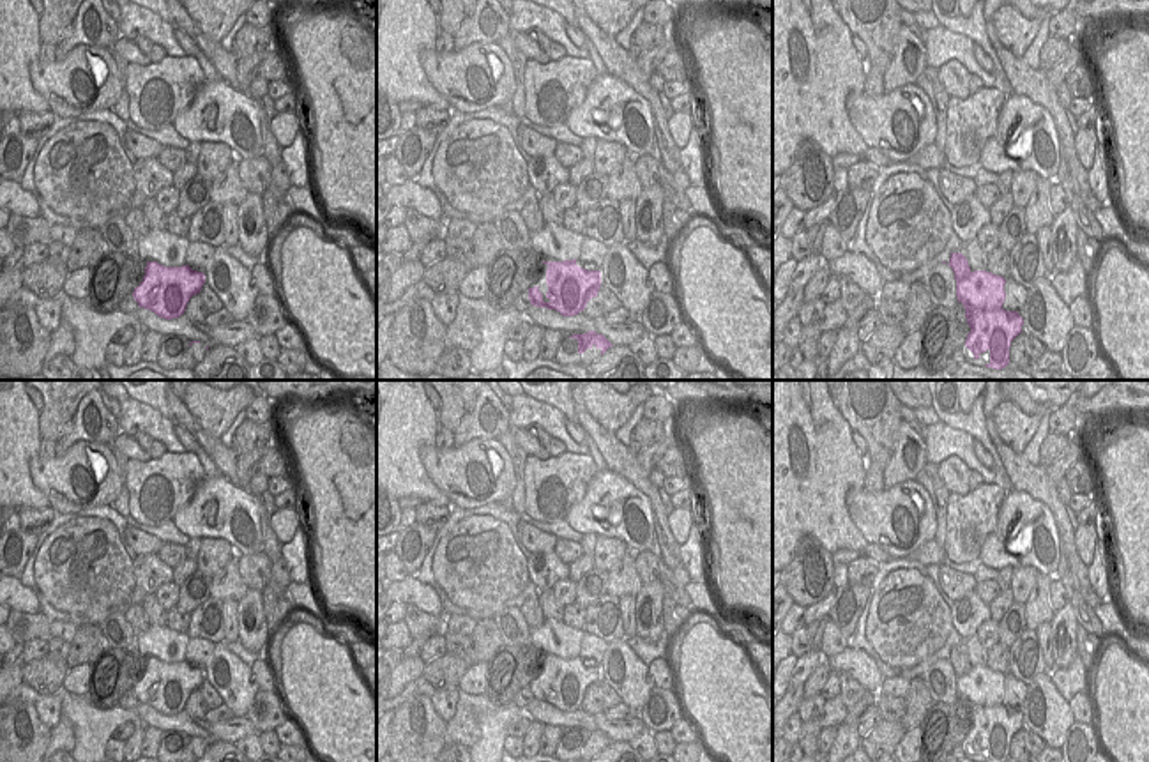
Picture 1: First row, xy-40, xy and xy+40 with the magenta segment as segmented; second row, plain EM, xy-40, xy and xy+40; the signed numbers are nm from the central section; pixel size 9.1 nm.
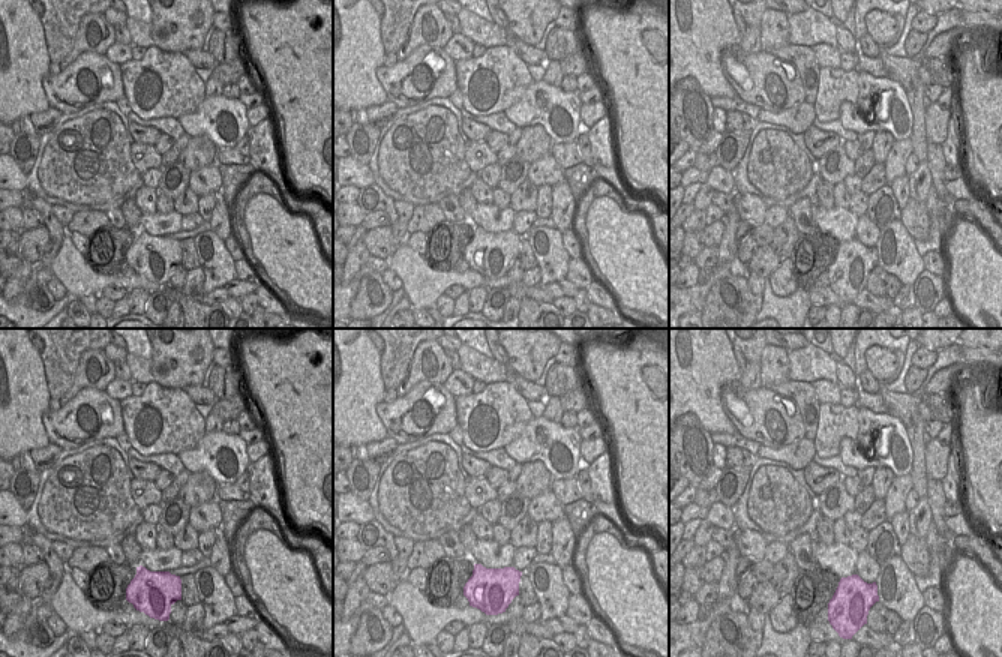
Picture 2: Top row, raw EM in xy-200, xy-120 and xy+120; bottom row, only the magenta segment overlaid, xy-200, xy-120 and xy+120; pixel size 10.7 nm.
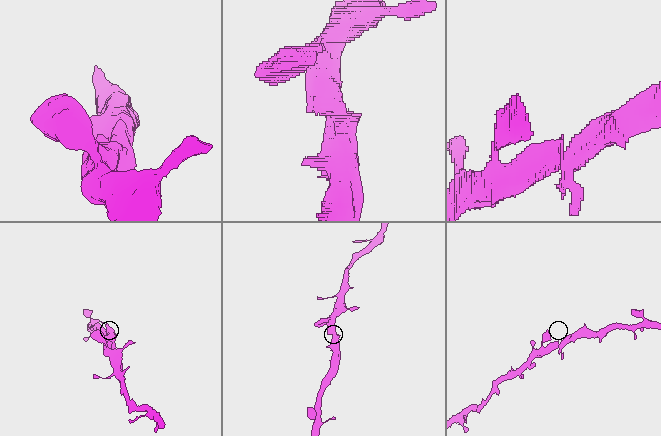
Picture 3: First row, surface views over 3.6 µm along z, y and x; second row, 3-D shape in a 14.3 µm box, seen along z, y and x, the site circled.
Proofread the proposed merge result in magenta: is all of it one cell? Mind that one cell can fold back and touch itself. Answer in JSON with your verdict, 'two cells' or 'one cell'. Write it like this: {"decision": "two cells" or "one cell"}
{"decision": "one cell"}

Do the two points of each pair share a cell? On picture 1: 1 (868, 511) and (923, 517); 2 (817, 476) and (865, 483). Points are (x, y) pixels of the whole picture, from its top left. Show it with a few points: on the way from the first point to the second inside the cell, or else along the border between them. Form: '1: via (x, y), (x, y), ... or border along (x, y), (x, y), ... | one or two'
1: via (882, 511), (904, 511), (909, 517) | one
2: border along (867, 444), (863, 451), (852, 455), (847, 511) | two

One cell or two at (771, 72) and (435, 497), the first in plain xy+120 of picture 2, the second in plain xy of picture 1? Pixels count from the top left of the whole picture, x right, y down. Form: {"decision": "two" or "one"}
{"decision": "two"}

